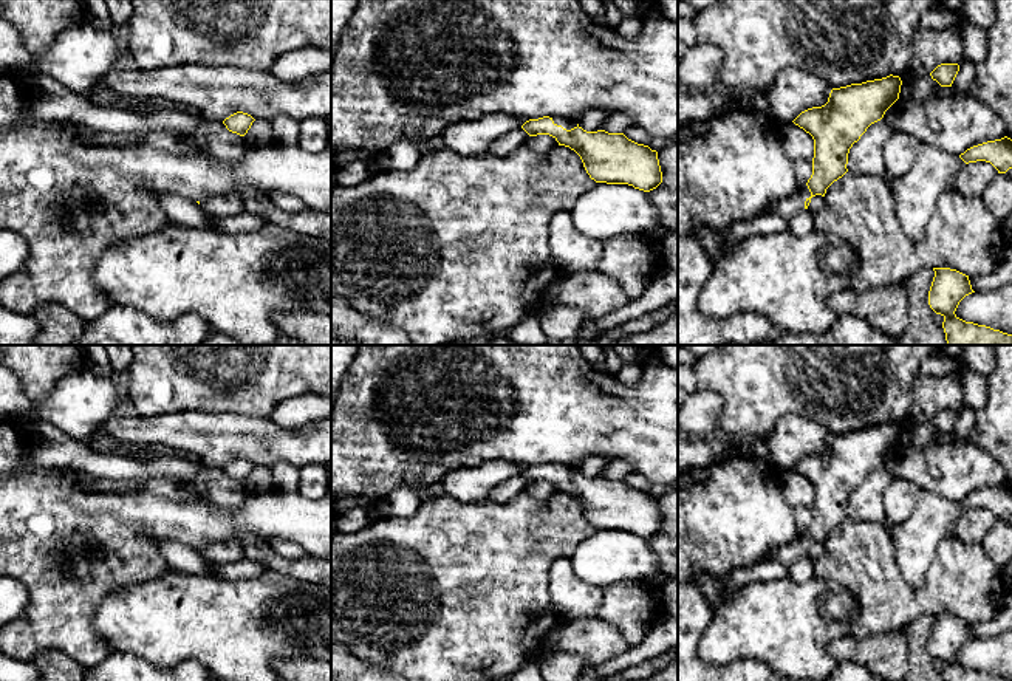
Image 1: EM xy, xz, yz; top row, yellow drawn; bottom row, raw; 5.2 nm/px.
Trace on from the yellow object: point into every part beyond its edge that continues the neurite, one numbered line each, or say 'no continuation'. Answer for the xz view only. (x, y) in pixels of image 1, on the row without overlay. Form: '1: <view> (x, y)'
1: xz (567, 469)

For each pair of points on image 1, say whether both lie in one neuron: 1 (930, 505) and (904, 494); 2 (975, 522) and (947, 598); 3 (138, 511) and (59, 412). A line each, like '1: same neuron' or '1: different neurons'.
1: different neurons
2: different neurons
3: different neurons

